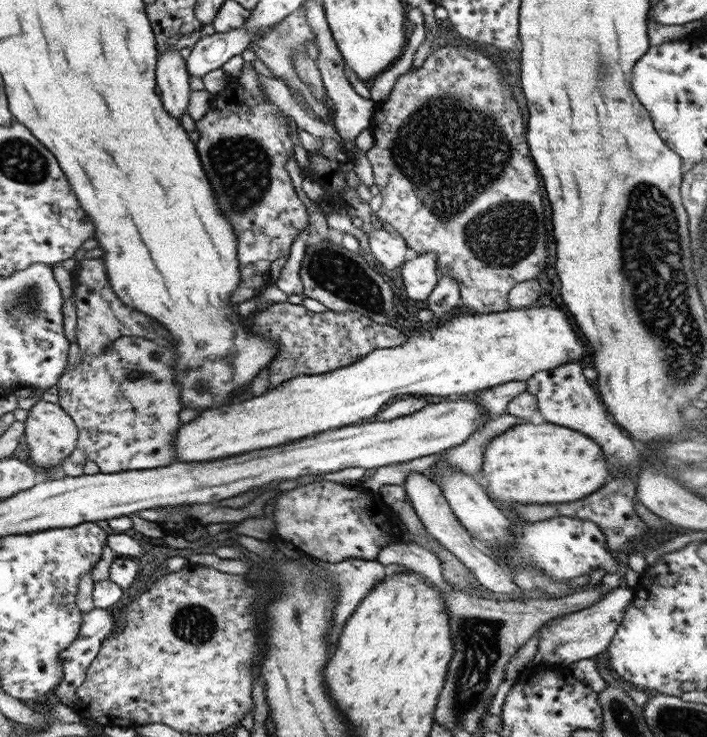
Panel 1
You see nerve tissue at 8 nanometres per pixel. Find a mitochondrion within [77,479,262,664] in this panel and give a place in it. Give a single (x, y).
(194, 624)

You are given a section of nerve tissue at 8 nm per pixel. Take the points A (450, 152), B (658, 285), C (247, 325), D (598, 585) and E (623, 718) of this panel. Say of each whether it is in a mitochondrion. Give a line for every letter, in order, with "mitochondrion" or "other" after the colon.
A: mitochondrion
B: mitochondrion
C: other
D: other
E: mitochondrion

